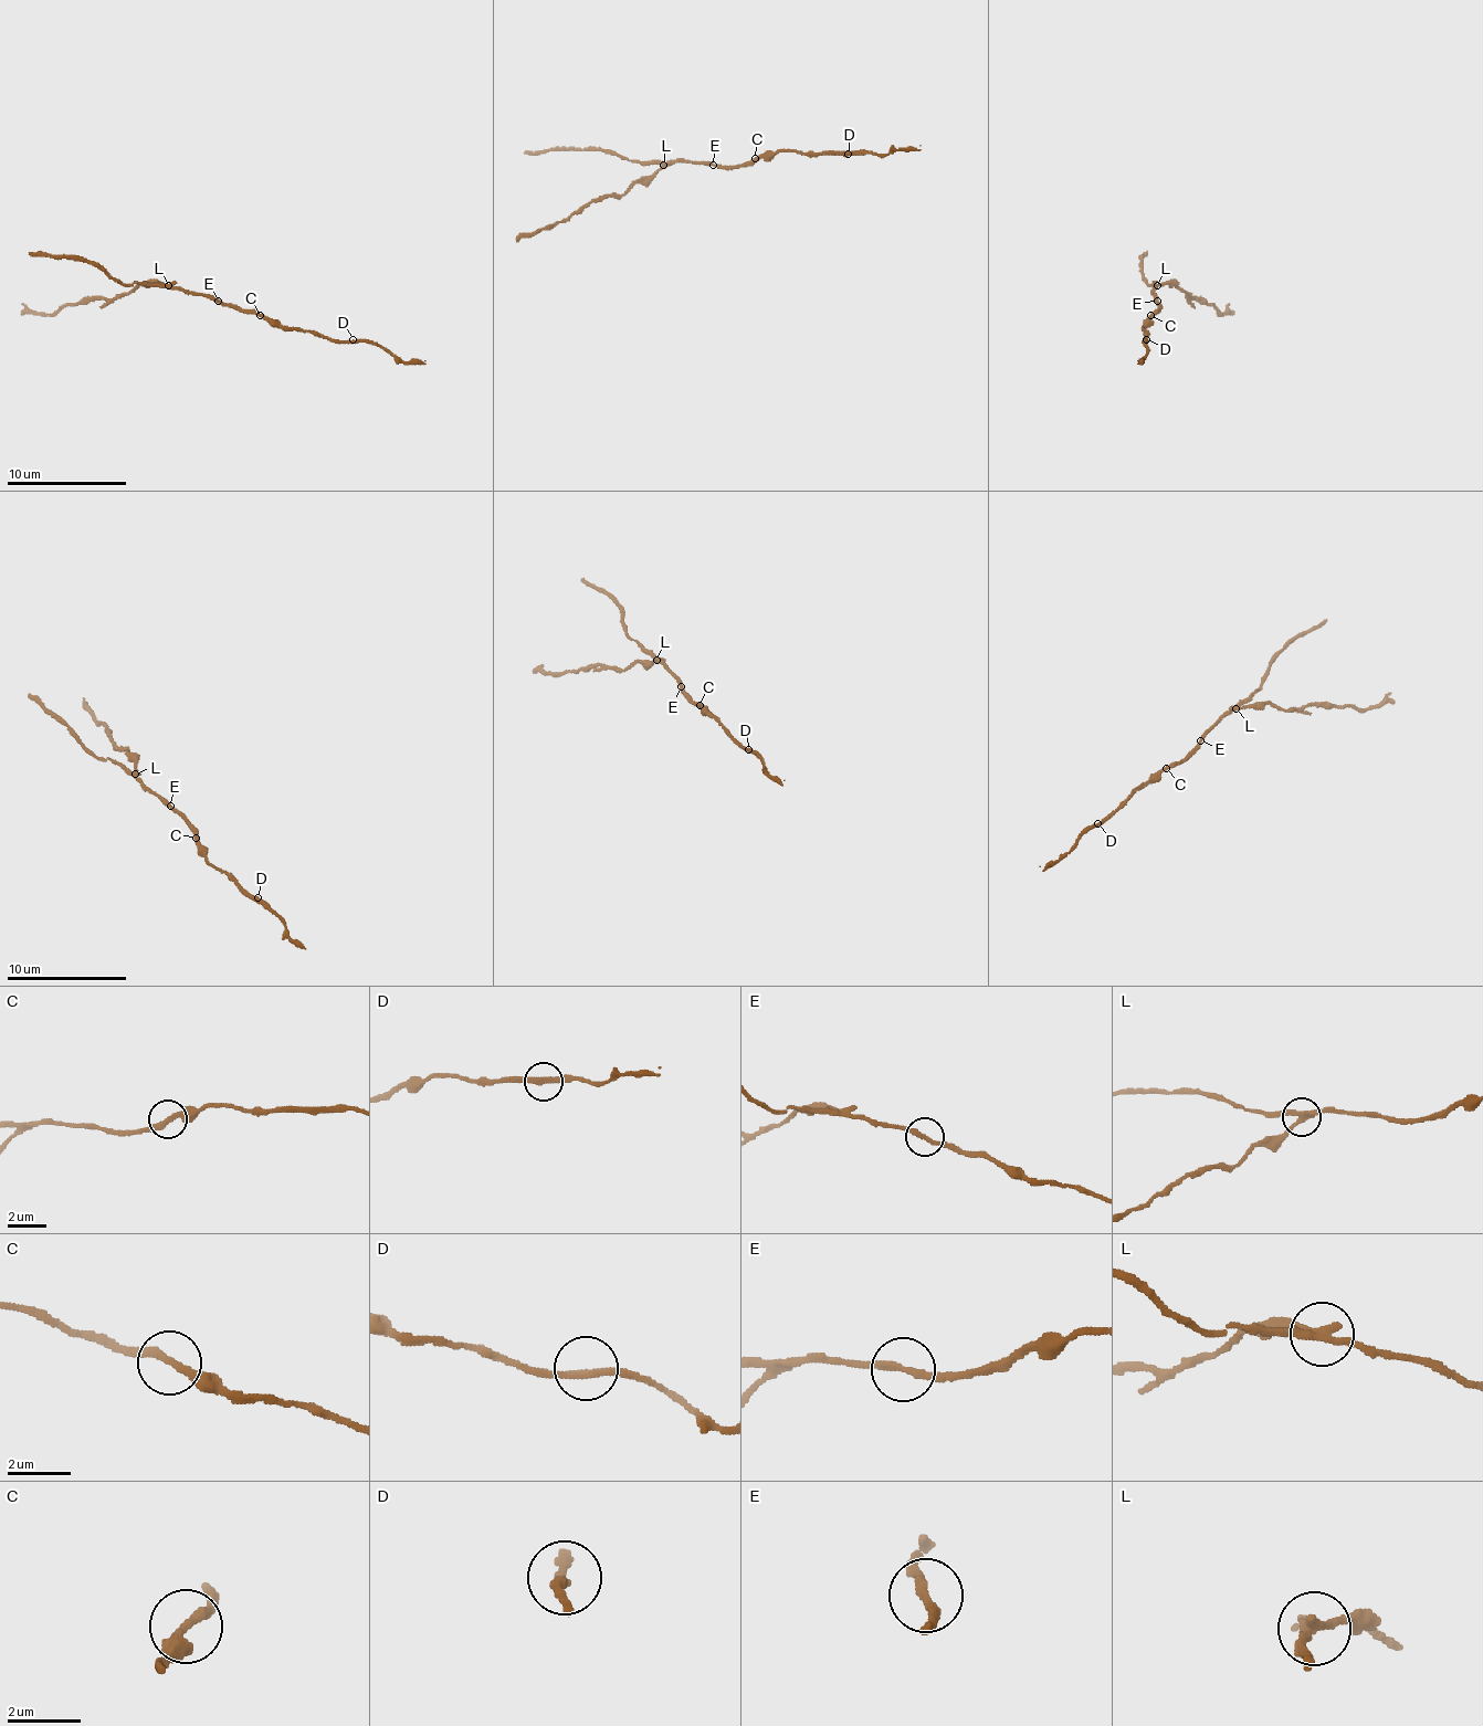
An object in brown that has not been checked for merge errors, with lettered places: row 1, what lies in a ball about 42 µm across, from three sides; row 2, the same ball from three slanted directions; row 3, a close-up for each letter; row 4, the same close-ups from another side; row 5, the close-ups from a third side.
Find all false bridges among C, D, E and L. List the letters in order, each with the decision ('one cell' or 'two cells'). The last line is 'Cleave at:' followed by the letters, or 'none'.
C: one cell
D: one cell
E: one cell
L: two cells
Cleave at: L

